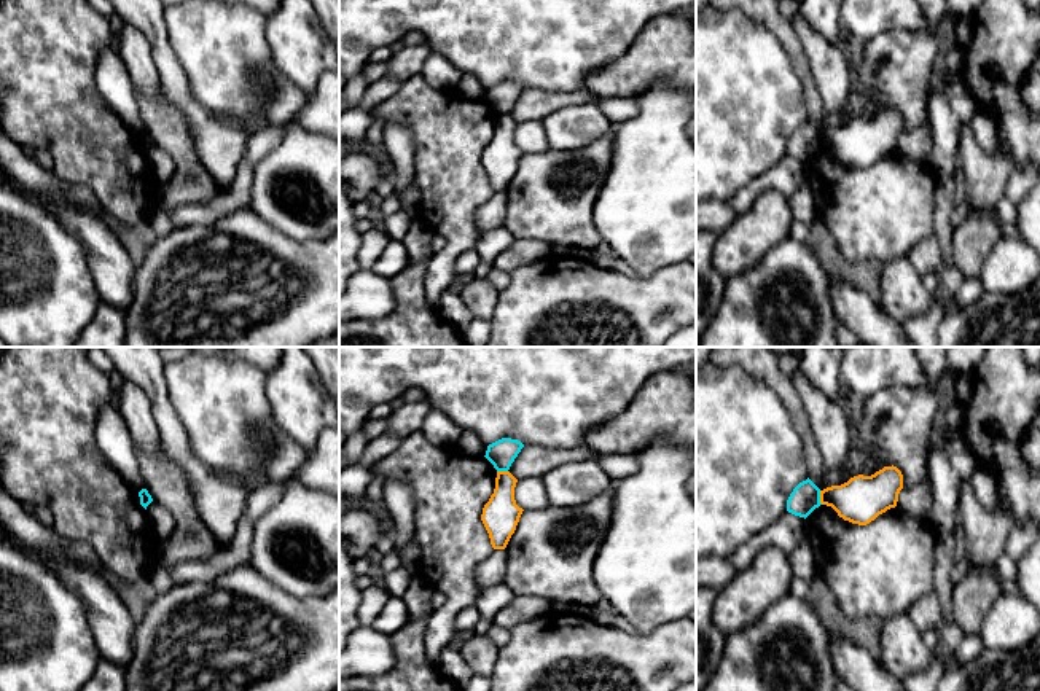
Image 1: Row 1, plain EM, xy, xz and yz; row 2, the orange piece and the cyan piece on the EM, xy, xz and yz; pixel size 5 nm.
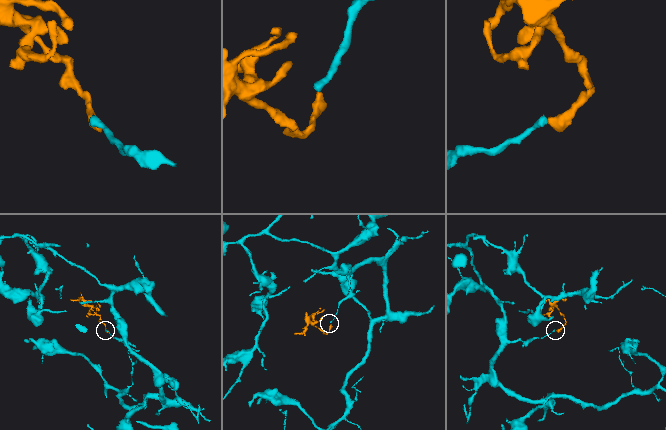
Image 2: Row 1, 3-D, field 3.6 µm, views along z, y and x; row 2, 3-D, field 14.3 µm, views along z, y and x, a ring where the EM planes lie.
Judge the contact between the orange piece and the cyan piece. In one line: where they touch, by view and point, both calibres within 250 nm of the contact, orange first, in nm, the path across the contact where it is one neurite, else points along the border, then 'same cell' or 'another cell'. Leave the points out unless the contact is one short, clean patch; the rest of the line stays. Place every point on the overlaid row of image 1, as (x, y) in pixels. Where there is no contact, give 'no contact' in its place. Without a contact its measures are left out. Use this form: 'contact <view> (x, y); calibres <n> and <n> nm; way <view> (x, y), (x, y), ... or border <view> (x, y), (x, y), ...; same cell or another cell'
contact yz (821, 497); calibres 240 and 150 nm; border yz (819, 491), (822, 503); another cell

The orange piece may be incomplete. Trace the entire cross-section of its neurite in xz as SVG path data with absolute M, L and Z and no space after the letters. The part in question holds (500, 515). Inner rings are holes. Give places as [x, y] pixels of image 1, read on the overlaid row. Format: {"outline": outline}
{"outline": "M497 471L494 494L483 508L481 521L494 549L506 548L524 511L514 500L516 482L510 471Z"}

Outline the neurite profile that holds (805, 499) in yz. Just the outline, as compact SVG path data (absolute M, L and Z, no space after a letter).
M807 478L790 494L787 511L806 519L820 505L820 489Z

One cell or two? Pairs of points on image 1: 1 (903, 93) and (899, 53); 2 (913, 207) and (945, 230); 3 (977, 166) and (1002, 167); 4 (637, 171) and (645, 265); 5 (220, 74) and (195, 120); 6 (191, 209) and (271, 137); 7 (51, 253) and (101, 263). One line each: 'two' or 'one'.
1: one
2: two
3: one
4: one
5: two
6: one
7: two

